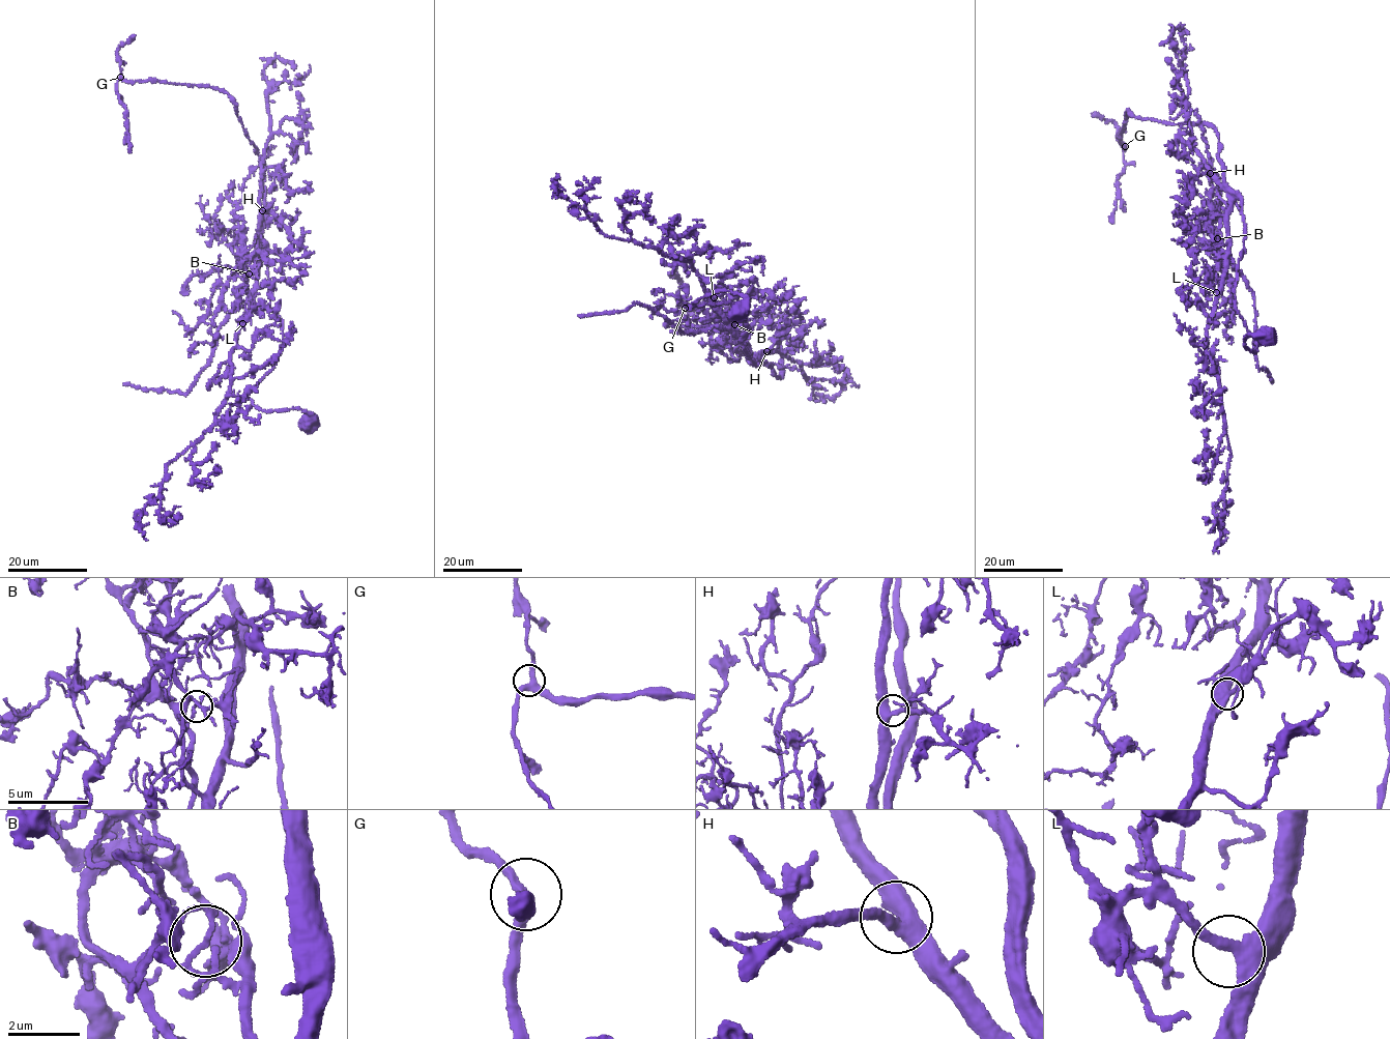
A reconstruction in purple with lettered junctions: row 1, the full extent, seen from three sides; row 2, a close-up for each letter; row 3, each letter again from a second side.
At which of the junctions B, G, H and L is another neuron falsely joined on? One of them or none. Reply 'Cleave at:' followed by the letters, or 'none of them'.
Cleave at: B

